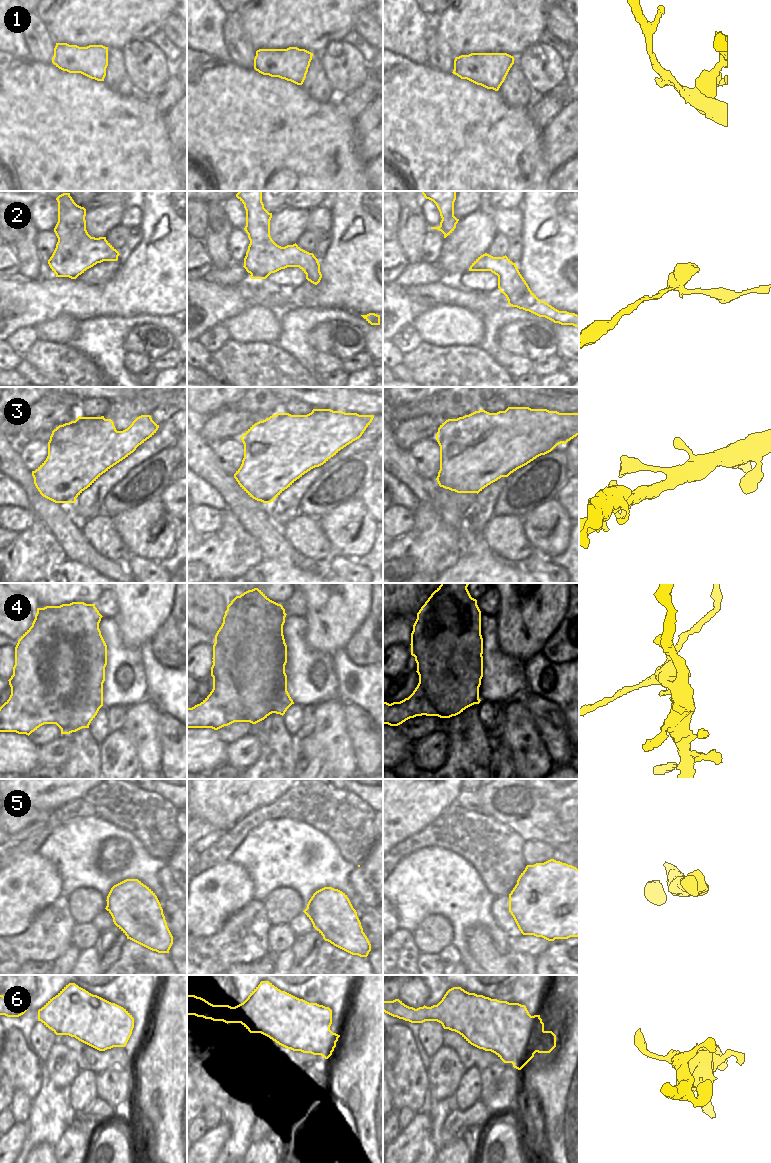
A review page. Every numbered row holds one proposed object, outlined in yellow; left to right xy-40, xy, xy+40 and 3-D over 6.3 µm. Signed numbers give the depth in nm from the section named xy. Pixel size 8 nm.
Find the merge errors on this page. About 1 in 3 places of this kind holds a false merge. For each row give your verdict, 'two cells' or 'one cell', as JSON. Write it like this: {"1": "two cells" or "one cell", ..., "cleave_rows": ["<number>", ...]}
{"1": "one cell", "2": "one cell", "3": "one cell", "4": "two cells", "5": "two cells", "6": "one cell", "cleave_rows": ["4", "5"]}

